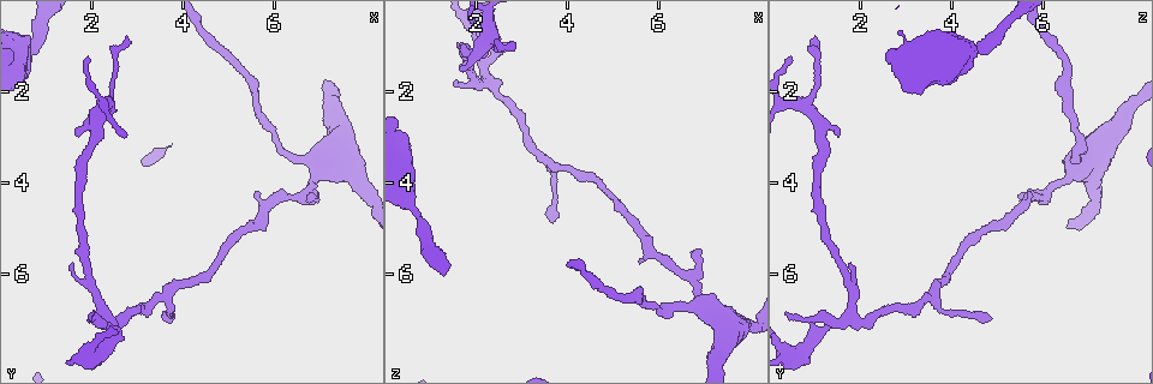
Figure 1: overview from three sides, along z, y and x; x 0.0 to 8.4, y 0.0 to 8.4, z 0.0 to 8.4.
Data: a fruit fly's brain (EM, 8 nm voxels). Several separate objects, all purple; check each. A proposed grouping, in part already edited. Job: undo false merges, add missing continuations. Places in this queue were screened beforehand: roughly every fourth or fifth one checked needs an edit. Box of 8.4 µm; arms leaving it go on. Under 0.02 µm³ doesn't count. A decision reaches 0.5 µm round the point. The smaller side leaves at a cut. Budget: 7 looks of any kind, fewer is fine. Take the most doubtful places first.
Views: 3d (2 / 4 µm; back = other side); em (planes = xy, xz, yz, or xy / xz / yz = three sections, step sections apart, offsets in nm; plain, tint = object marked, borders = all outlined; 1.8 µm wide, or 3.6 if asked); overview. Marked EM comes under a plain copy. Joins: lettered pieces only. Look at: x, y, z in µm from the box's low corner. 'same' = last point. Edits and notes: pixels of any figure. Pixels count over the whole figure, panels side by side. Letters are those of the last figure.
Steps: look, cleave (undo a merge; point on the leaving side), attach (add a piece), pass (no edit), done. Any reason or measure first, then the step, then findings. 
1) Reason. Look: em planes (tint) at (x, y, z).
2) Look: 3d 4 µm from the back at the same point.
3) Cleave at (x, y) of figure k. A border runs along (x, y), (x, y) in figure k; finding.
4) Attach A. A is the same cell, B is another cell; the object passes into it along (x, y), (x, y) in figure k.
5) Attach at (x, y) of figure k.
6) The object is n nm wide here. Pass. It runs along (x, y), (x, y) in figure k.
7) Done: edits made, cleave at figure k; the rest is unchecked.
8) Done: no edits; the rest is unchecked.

Three arms meet. Look: em planes (tint) at (2.25, 2.30, 0.75).

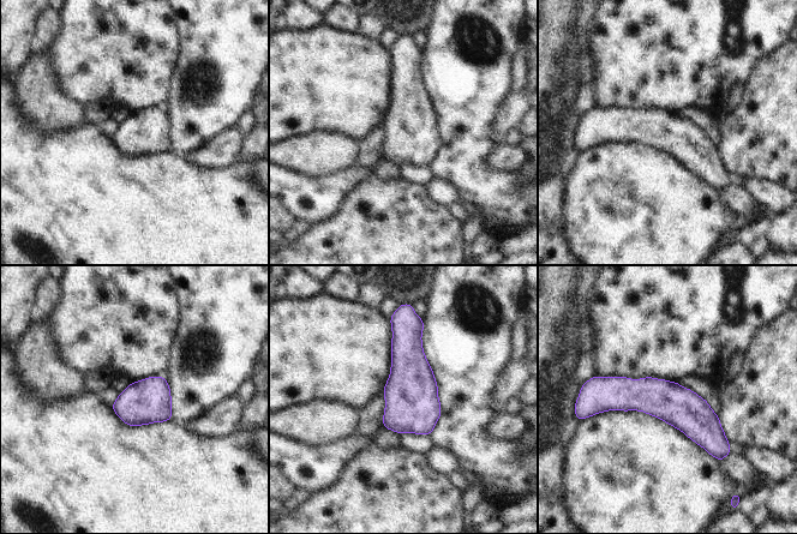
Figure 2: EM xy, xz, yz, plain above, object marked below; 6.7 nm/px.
Look: em planes (borders) at the same point.

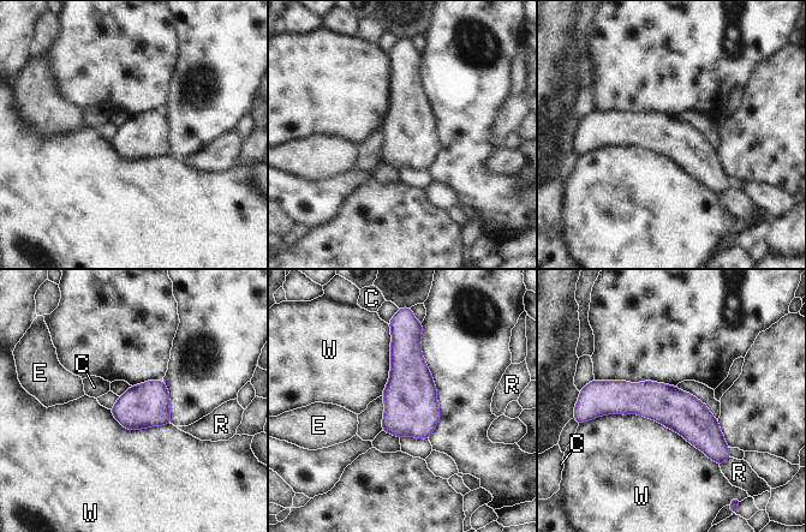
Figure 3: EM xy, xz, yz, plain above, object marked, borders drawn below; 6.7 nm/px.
The longest contact is with W, 900 nm. Pass. C, E, R and W are other cells; it runs along (599, 398), (666, 404), (726, 450) in figure 3; continuous, no second cell.

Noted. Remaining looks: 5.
Arms part here. Look: 3d 4 µm at (2.35, 6.90, 1.85).

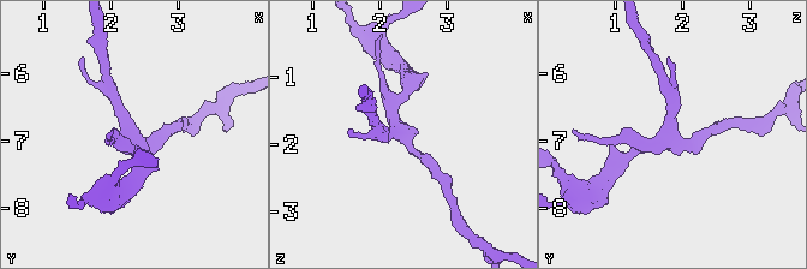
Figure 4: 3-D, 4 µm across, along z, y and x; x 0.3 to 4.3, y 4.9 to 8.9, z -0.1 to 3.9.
Look: em xz step 4 (borders) at (2.35, 6.90, 1.80).

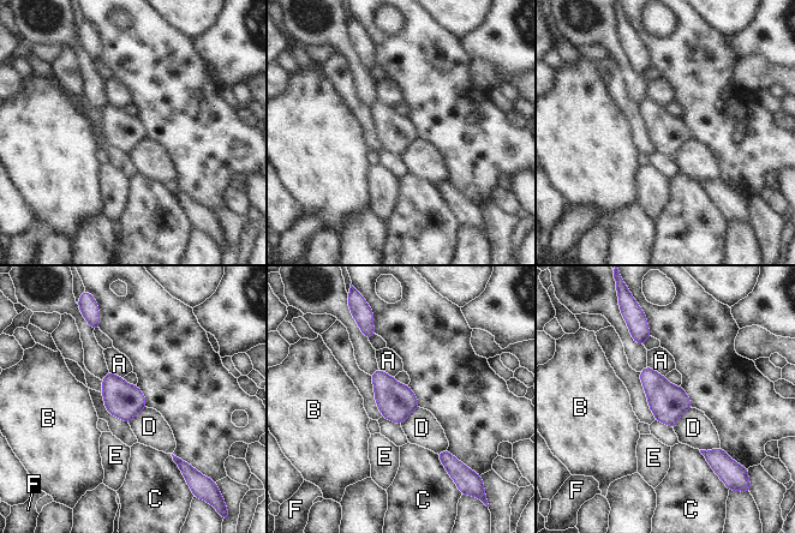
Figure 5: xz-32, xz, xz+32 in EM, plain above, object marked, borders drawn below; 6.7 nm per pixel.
Cut it another way. Look: em planes (borders) at the same point.

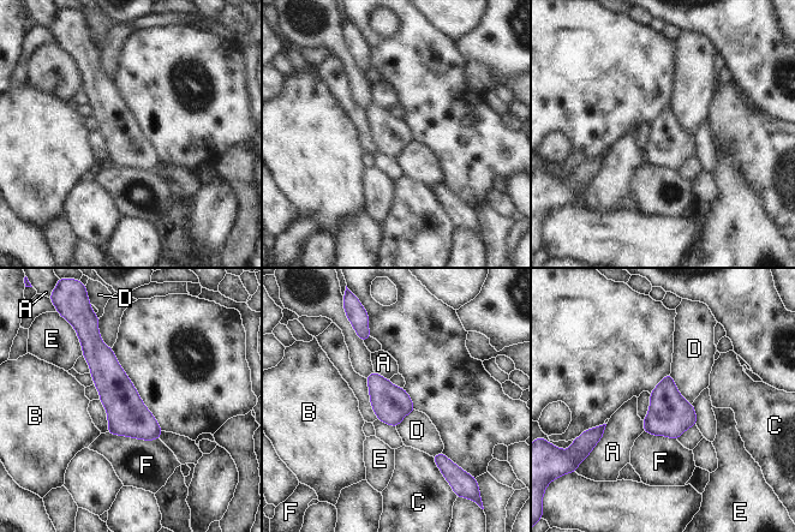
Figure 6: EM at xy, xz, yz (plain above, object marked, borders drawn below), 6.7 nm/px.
Pass. A, B, C, D, E and F are other cells; it runs along (90, 341), (121, 401), (156, 436) in figure 6; continuous, no second cell.

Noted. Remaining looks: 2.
Done: no edits; the rest is unchecked.

